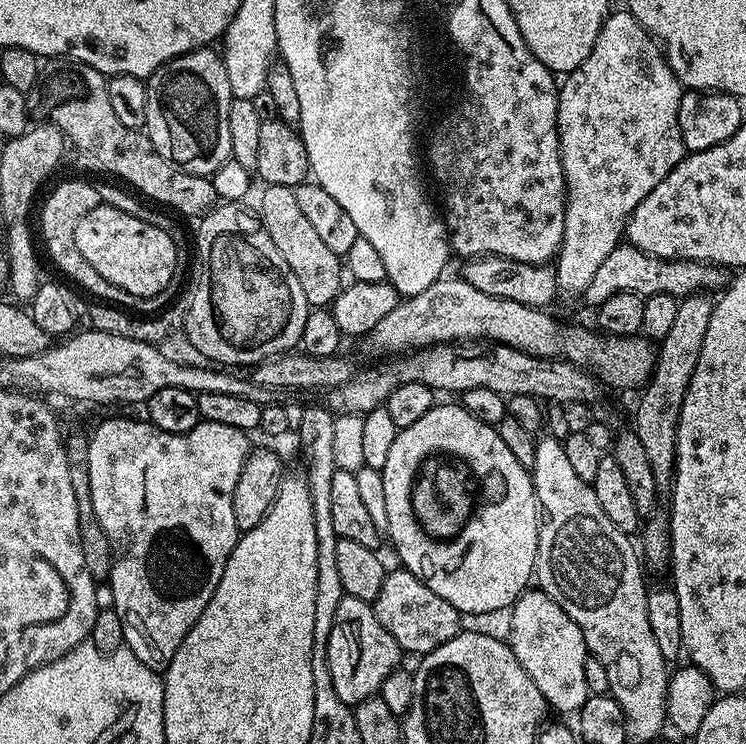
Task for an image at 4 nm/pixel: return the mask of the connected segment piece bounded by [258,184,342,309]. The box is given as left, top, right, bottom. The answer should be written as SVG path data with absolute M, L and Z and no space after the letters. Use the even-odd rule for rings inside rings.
M269 184L263 190L258 209L261 226L266 234L270 234L278 254L282 254L286 266L290 266L294 278L298 278L298 286L302 286L302 294L306 294L309 306L327 309L342 288L342 257L328 249L322 237L314 231L314 225L298 207L295 188Z

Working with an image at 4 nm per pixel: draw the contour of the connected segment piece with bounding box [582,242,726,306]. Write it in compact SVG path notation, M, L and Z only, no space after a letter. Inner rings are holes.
M622 242L608 255L606 262L598 266L590 286L586 286L582 293L582 300L592 306L599 306L619 292L633 292L639 296L649 298L665 292L675 298L695 296L707 293L708 288L720 290L725 287L725 269L719 264L703 264L697 260L663 260L657 256L646 254L638 250L633 244Z

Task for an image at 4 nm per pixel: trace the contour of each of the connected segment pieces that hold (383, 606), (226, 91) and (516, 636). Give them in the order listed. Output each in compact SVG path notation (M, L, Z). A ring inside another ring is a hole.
M403 566L385 571L382 590L378 590L378 598L374 602L376 617L386 630L398 642L405 653L423 654L433 652L442 642L450 642L462 630L462 614L446 598L438 598L430 586L426 586L413 572Z
M211 47L195 48L193 52L187 52L181 56L176 56L170 62L163 64L158 70L154 70L152 75L147 77L146 83L148 86L148 93L146 94L146 122L144 128L148 140L152 144L152 149L161 156L166 158L170 163L176 165L184 172L189 172L195 176L211 177L212 174L231 157L232 151L230 150L230 102L233 100L233 94L230 90L230 78L226 78L226 66L224 65L224 57L219 51L213 50Z
M525 590L512 605L508 616L508 636L506 643L512 648L514 658L522 662L522 670L542 690L549 709L560 712L579 713L580 708L589 698L586 686L586 662L590 653L578 630L578 622L547 596L542 590Z

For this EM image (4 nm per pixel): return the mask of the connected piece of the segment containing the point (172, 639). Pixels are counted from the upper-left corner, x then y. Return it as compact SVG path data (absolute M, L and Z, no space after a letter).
M112 416L104 420L88 436L88 473L90 474L90 498L94 518L98 518L98 526L108 539L108 548L112 552L112 569L108 571L106 587L112 591L112 604L116 607L116 616L120 619L120 628L124 631L123 643L146 666L163 670L174 658L178 646L182 646L182 638L190 634L194 622L206 610L210 598L214 598L214 590L218 590L218 582L222 582L222 570L226 570L228 556L234 550L238 539L238 529L234 518L234 486L238 486L238 478L242 474L244 464L248 461L249 433L238 430L234 426L222 426L222 422L203 421L194 426L194 430L174 434L161 428L155 428L147 419L127 420L124 416Z

